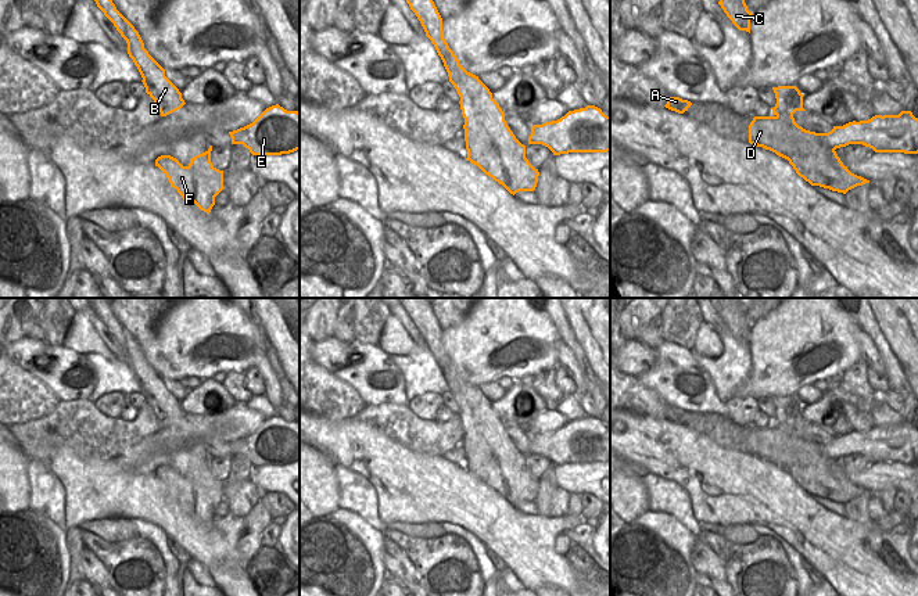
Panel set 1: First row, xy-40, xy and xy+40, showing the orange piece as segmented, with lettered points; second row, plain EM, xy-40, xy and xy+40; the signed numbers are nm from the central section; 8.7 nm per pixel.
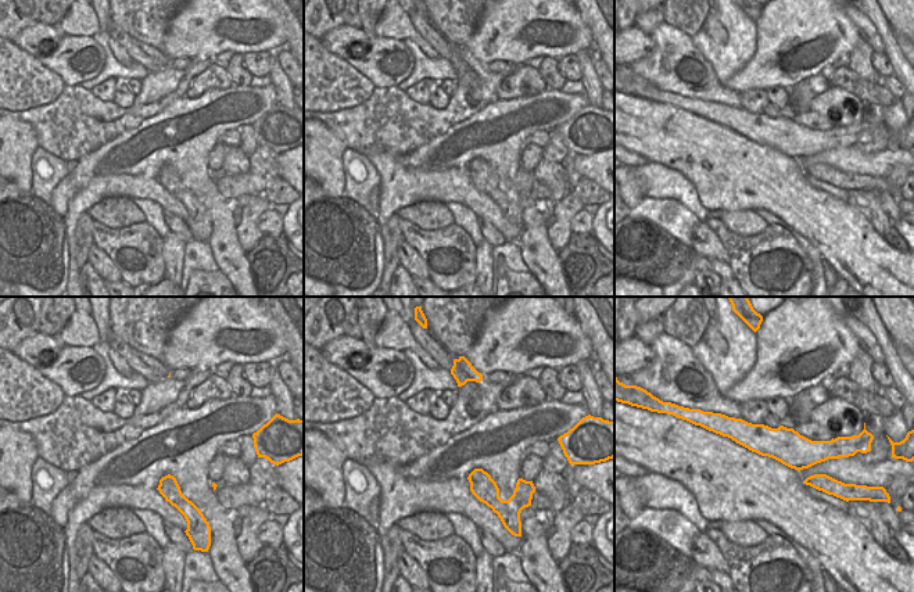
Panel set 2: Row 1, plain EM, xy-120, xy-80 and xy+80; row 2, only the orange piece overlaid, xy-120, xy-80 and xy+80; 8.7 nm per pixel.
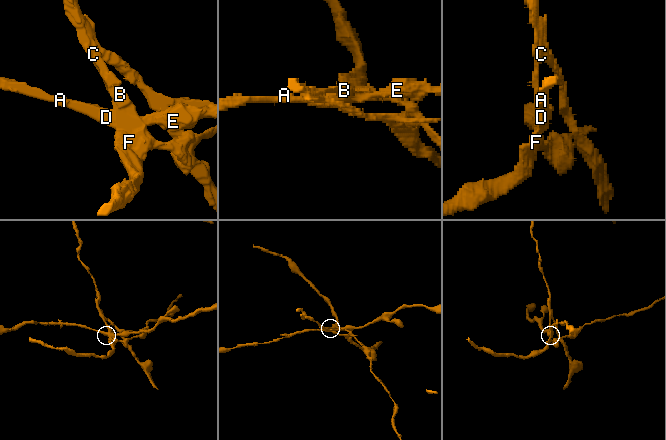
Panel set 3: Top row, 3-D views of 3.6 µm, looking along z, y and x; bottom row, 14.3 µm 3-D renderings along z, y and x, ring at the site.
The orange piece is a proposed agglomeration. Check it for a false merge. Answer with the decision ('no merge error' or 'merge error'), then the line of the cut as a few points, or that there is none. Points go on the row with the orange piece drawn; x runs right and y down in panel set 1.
merge error | xy+40 (834, 148), (807, 148), (781, 155)

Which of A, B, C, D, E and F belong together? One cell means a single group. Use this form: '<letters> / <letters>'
A D E / B C F

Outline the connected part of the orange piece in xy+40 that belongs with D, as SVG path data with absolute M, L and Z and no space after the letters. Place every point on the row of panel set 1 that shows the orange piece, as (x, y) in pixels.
M901 111L899 115L875 115L868 121L833 126L828 133L814 133L782 116L754 116L749 125L749 143L779 157L849 144L863 144L875 152L918 154L918 118L911 111Z

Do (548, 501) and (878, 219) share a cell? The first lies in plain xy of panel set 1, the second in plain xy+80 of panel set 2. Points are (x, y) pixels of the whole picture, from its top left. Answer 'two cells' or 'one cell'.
two cells

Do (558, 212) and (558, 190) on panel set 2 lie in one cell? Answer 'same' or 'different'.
different

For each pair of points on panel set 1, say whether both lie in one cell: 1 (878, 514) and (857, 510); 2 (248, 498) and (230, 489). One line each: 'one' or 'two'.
1: one
2: one

